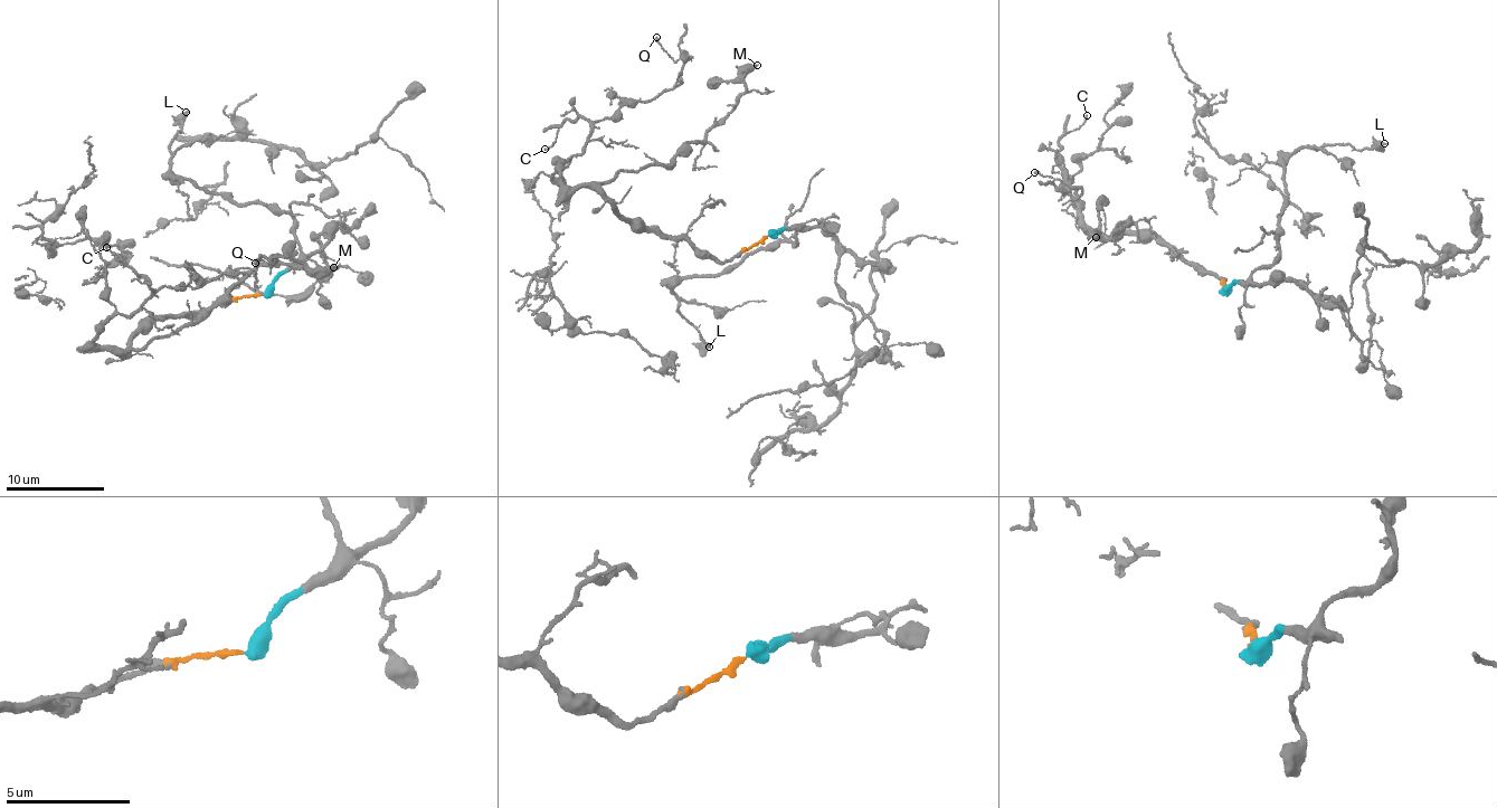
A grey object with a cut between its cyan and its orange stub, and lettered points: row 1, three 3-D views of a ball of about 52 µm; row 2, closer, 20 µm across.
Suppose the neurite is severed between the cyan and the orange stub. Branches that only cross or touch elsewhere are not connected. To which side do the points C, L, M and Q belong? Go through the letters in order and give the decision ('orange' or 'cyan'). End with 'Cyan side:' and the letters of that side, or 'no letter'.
C: orange
L: cyan
M: orange
Q: orange
Cyan side: L

